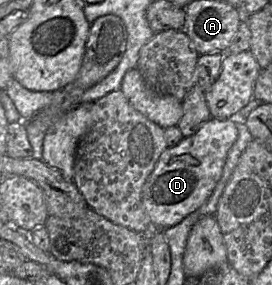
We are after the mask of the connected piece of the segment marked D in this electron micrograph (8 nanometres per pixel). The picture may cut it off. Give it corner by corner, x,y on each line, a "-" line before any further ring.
210,118
199,130
160,155
142,188
142,203
153,229
165,229
179,224
197,210
212,194
220,180
227,154
238,137
234,119

